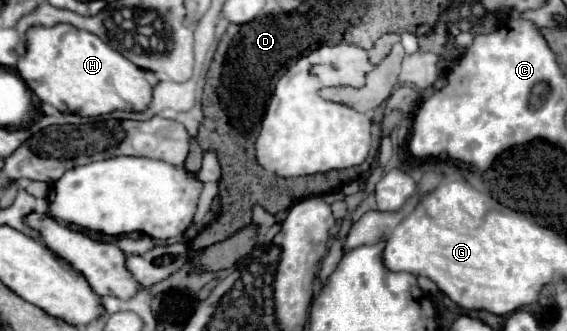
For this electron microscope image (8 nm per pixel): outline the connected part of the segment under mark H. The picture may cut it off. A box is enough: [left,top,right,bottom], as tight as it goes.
[16,24,152,116]

